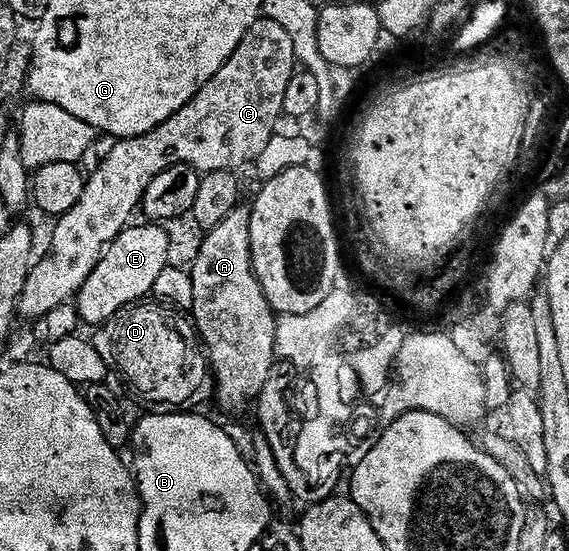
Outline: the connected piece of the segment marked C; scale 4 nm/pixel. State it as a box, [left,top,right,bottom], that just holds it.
[18,17,298,320]

